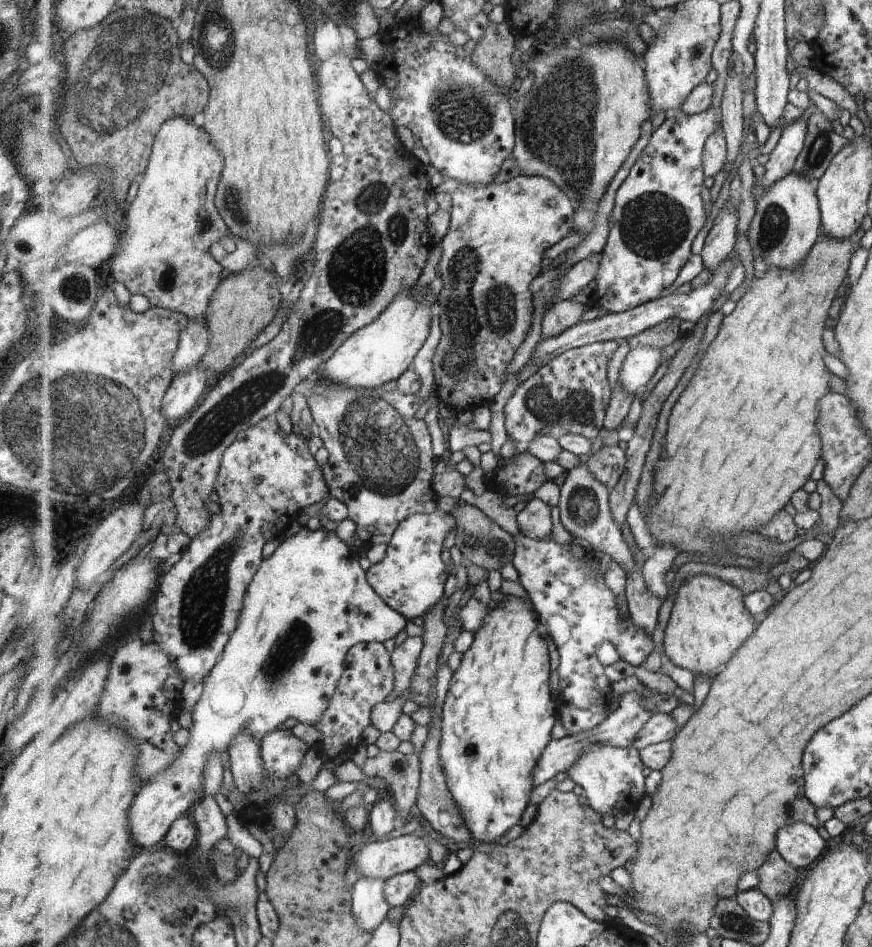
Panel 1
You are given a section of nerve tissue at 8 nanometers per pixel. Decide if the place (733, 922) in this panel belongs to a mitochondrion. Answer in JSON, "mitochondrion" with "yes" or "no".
{"mitochondrion":"yes"}

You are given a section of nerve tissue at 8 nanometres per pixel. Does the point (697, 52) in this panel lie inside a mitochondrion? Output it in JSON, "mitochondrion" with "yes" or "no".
{"mitochondrion":"no"}

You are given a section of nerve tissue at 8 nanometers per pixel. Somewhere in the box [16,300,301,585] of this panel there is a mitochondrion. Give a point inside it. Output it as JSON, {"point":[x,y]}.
{"point":[71,502]}

